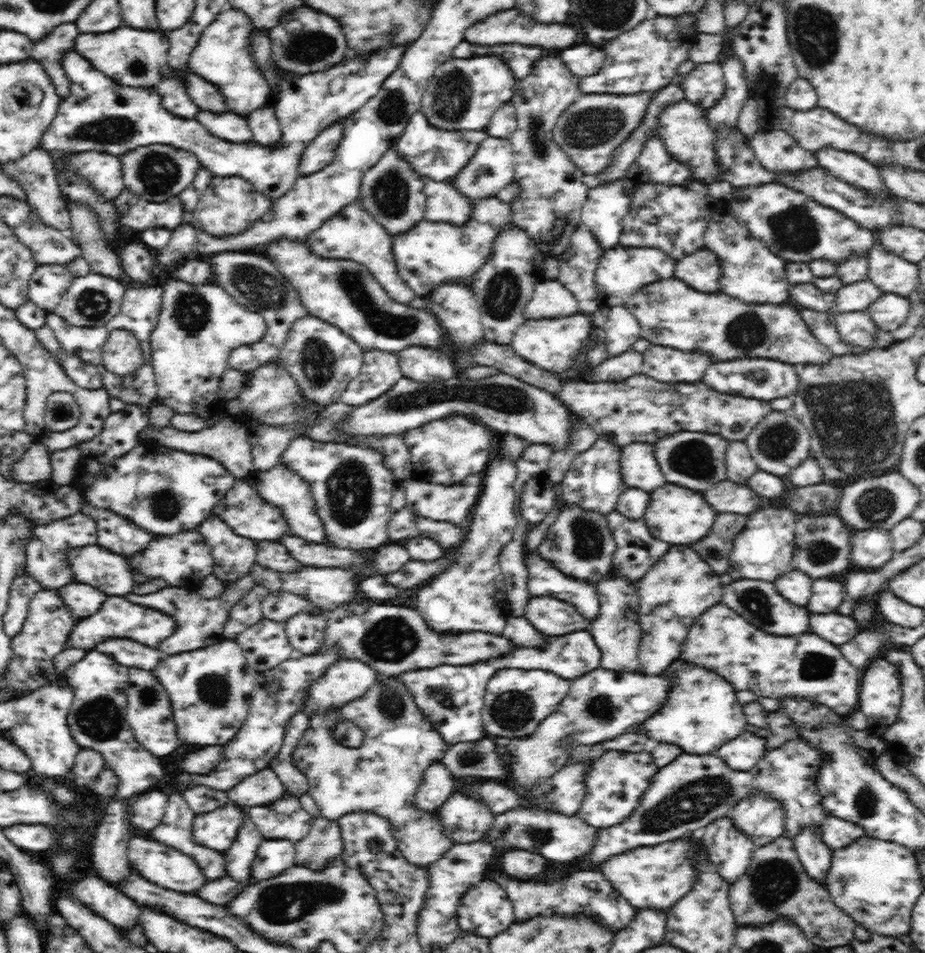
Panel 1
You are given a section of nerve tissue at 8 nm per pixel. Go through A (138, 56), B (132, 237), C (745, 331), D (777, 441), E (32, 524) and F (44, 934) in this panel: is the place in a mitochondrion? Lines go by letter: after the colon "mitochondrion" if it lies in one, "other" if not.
A: mitochondrion
B: other
C: mitochondrion
D: mitochondrion
E: other
F: other

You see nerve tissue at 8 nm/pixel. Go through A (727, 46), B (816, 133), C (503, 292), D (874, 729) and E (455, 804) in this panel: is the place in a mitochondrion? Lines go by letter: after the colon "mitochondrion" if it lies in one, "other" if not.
A: other
B: mitochondrion
C: mitochondrion
D: other
E: other

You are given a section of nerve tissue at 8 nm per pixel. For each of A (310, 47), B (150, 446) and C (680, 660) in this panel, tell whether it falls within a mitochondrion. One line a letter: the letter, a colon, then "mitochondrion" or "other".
A: mitochondrion
B: other
C: other

